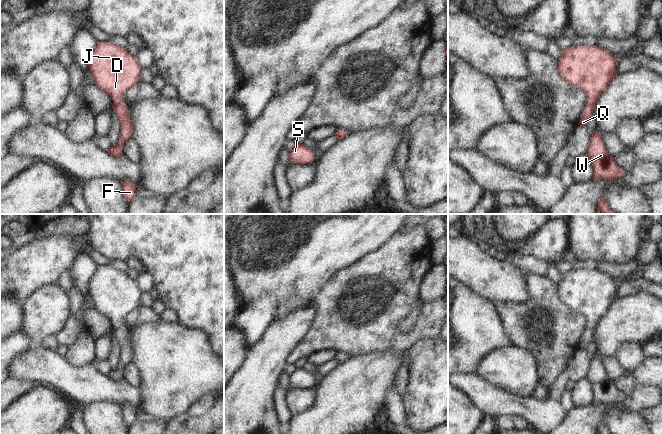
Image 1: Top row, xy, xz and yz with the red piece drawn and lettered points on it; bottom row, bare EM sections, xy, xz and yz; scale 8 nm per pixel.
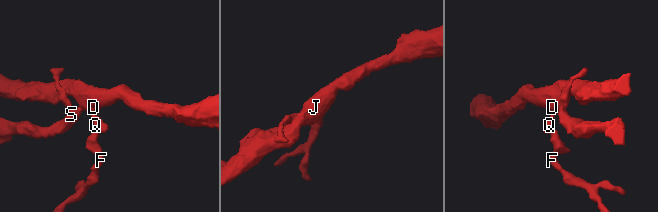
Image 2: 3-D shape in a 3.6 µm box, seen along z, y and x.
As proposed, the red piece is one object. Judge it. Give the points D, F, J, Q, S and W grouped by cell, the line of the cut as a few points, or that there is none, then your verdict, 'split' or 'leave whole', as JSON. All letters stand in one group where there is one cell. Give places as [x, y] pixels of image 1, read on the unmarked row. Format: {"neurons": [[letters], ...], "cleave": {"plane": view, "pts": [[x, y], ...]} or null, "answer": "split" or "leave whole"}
{"neurons": [["D", "F", "J", "Q", "S", "W"]], "cleave": null, "answer": "leave whole"}

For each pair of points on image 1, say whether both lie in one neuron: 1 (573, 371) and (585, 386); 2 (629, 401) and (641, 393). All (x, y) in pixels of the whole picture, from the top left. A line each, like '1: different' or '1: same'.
1: different
2: same

